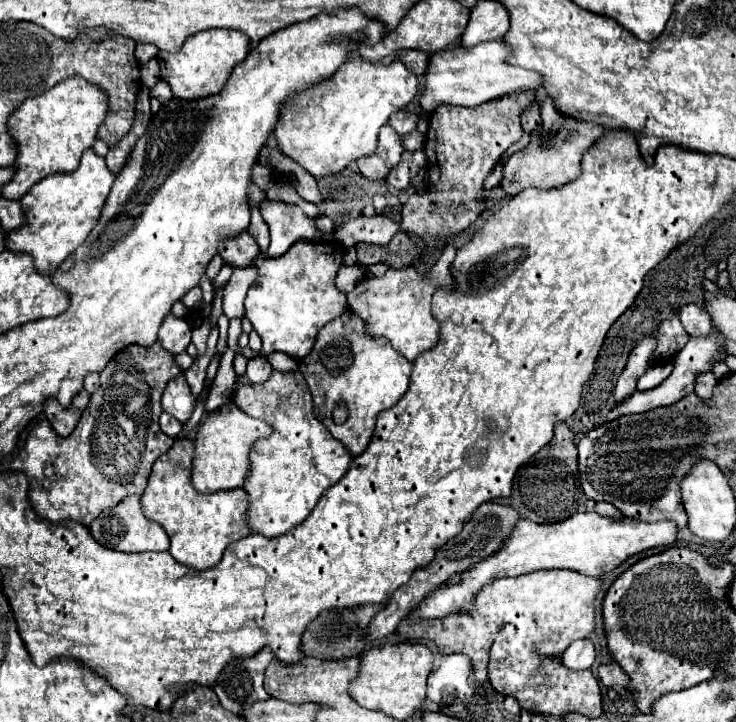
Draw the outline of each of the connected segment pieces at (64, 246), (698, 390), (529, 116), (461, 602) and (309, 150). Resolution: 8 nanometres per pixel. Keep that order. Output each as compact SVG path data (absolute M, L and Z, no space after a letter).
M87 150L75 172L53 174L49 178L43 178L21 198L21 208L27 224L5 234L5 248L11 252L29 254L37 272L51 276L57 266L81 242L85 242L85 238L97 224L113 180L115 176L107 170L105 160L93 154L93 150Z
M701 372L701 374L697 376L697 380L695 380L695 394L697 394L699 398L707 400L707 398L711 398L715 384L717 384L717 380L715 380L715 376L713 376L711 372Z
M533 102L531 108L521 116L521 124L523 124L523 130L525 130L527 134L531 134L531 132L535 132L535 130L539 128L541 118L539 118L539 106L537 106L535 102Z
M597 512L575 514L563 522L555 524L535 524L531 520L519 520L513 534L505 540L501 550L491 558L475 564L473 568L459 572L461 584L447 586L431 596L427 596L419 608L413 612L413 620L421 618L443 618L453 612L461 612L463 608L473 608L473 596L485 582L493 582L497 578L513 576L513 574L529 574L537 570L553 570L567 568L581 572L585 576L603 576L615 570L629 556L655 548L655 546L671 546L677 540L677 526L673 520L661 522L639 522L631 518L607 518Z
M363 58L349 60L337 68L337 72L311 88L287 98L283 106L279 106L279 120L273 130L277 138L277 146L283 156L295 160L301 168L305 168L313 178L323 178L341 172L351 162L369 156L377 148L377 134L383 124L387 124L389 116L397 110L403 110L419 92L419 80L415 74L407 72L401 62L393 60L389 64L373 64Z

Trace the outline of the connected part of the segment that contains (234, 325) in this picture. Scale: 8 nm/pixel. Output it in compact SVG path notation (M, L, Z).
M235 318L235 320L231 320L231 324L229 324L229 340L227 340L227 344L229 344L233 350L237 350L237 338L239 338L239 334L241 334L241 318Z

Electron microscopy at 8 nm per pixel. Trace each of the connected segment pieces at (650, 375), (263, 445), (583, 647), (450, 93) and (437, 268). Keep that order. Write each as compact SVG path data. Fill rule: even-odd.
M661 362L661 364L657 364L655 368L647 370L647 372L639 378L639 382L637 382L637 390L651 390L651 388L659 386L659 384L671 374L671 370L673 370L673 366L671 366L669 362Z
M299 370L273 372L263 384L241 384L233 402L249 416L267 422L273 434L253 442L243 490L249 494L247 526L265 538L277 538L299 526L315 508L321 494L337 484L351 464L351 454L313 414L311 392Z
M579 640L571 644L561 656L563 666L567 666L569 670L587 670L591 668L593 660L595 660L595 648L589 640Z
M483 42L475 48L453 48L453 50L439 50L429 56L423 94L419 104L425 114L433 114L435 108L441 104L451 106L479 106L487 100L511 94L519 88L537 90L539 88L539 74L507 64L507 44L505 42Z
M447 244L443 256L433 266L431 276L423 278L413 266L403 270L387 270L381 278L365 278L347 294L347 304L365 322L365 332L371 338L387 338L391 346L413 362L421 352L431 350L439 342L439 322L431 316L431 296L439 286L449 286L449 266L455 258L457 246ZM445 262L445 264L443 264Z

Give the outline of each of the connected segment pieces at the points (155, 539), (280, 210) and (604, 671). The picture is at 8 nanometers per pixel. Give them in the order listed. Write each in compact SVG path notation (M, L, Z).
M129 496L127 500L123 500L115 508L101 512L91 522L89 532L105 548L119 550L119 552L165 552L165 550L169 550L169 536L165 534L165 530L157 522L147 520L143 516L139 496Z
M263 200L259 204L261 216L271 230L271 244L265 252L267 256L281 256L285 254L297 240L315 240L317 226L315 220L303 214L299 206Z
M601 664L601 666L599 666L599 682L605 684L607 688L617 686L619 680L621 680L621 678L619 678L621 668L619 668L619 666L613 668L613 666L617 666L617 664Z

